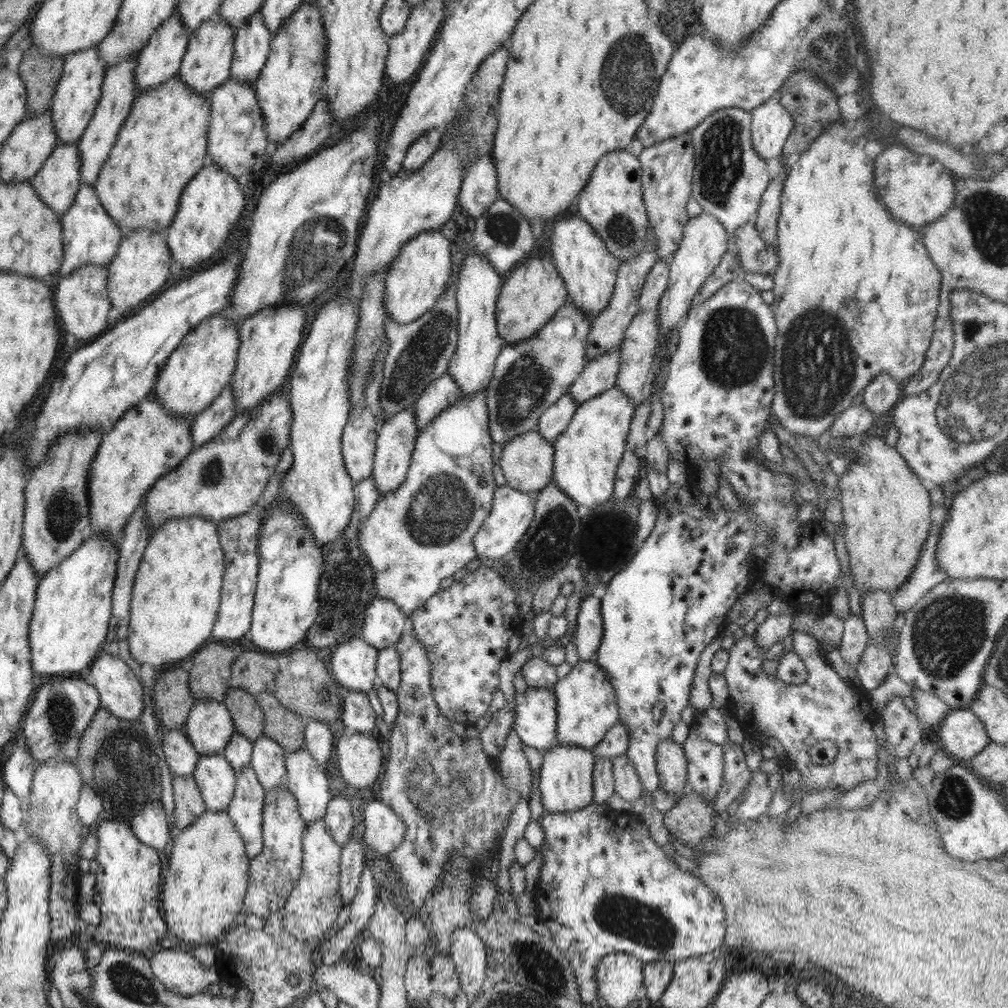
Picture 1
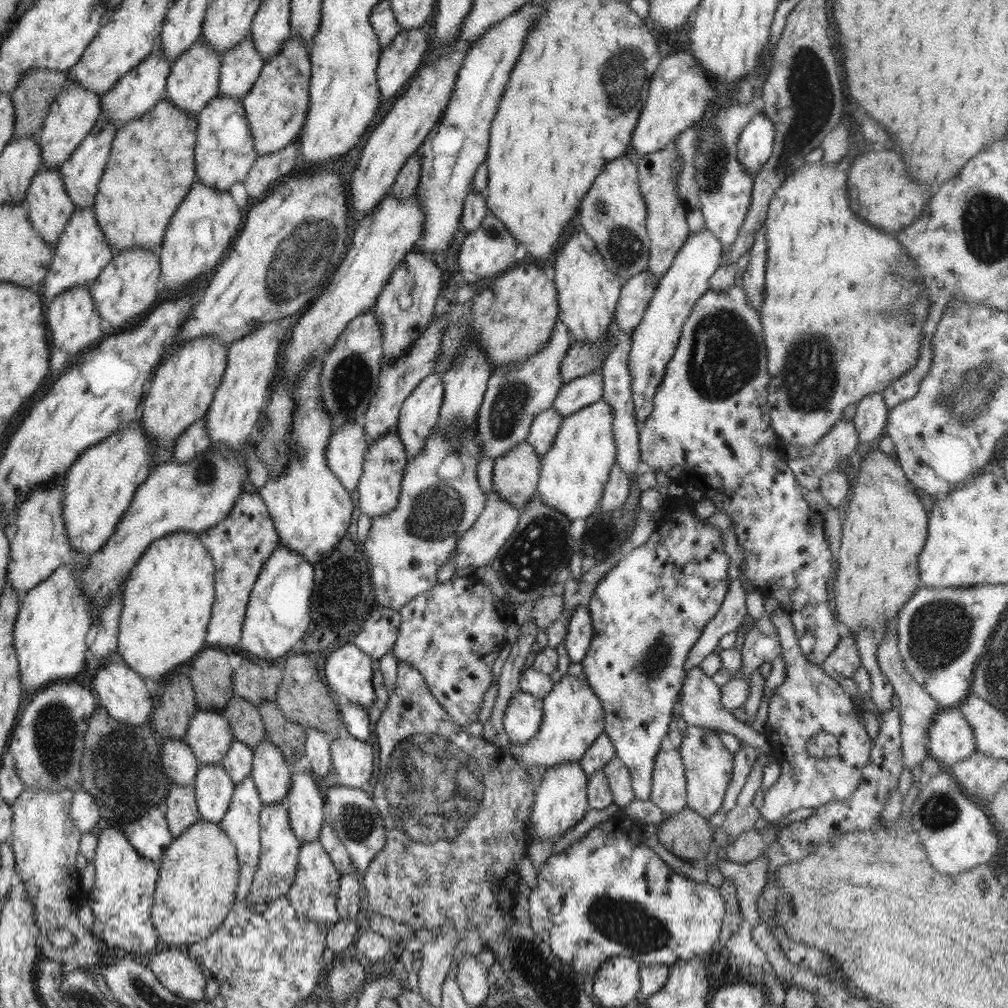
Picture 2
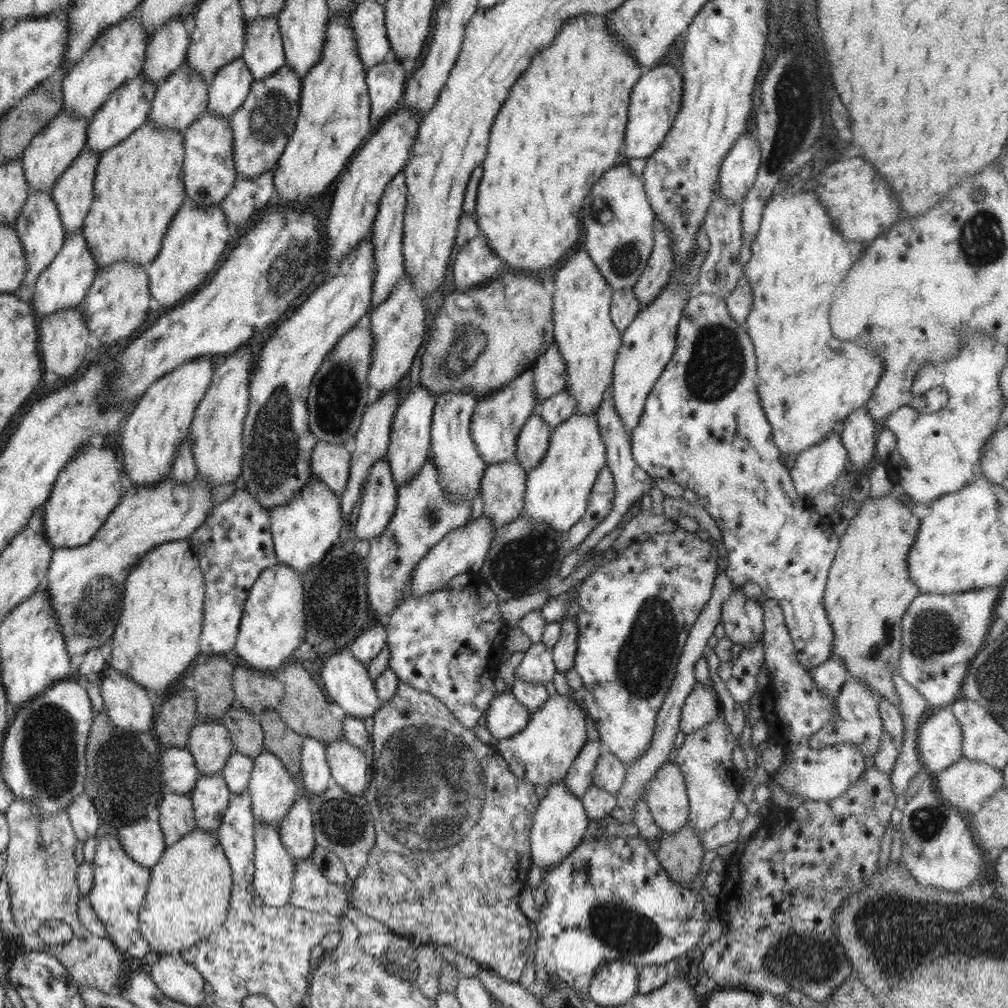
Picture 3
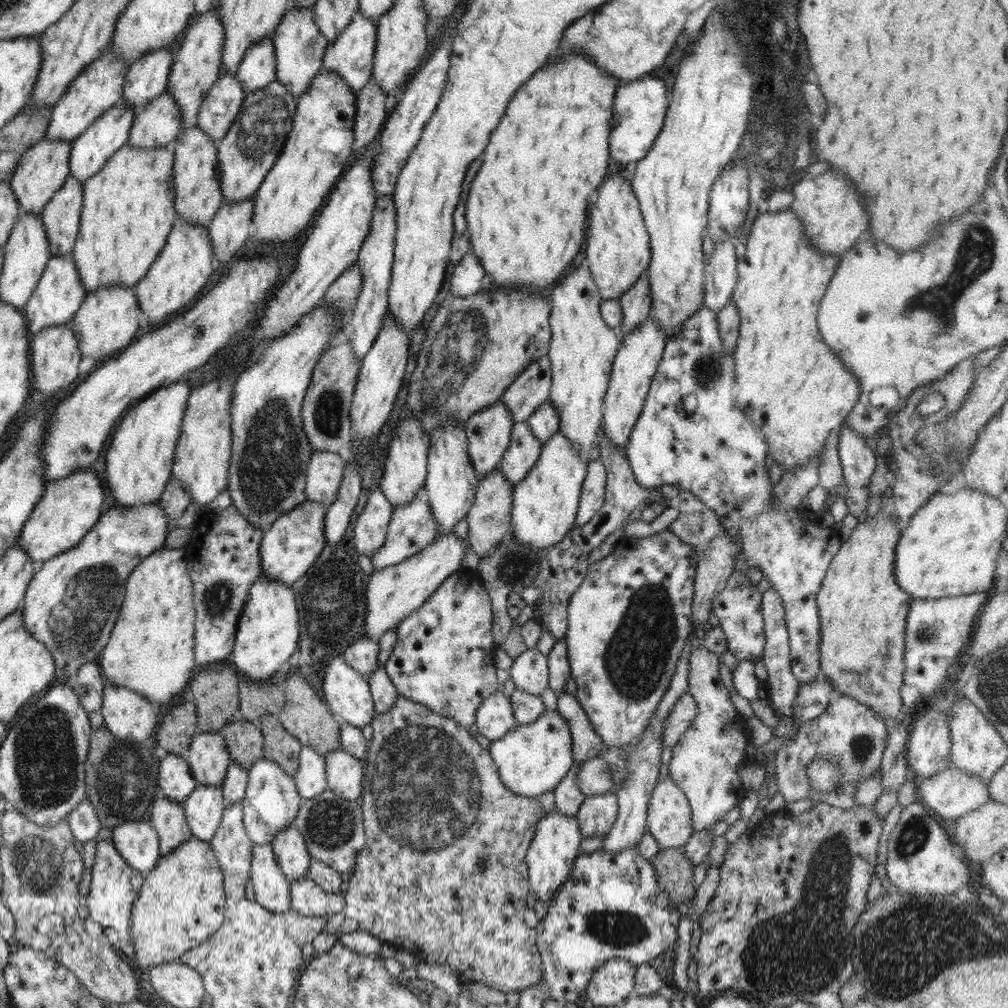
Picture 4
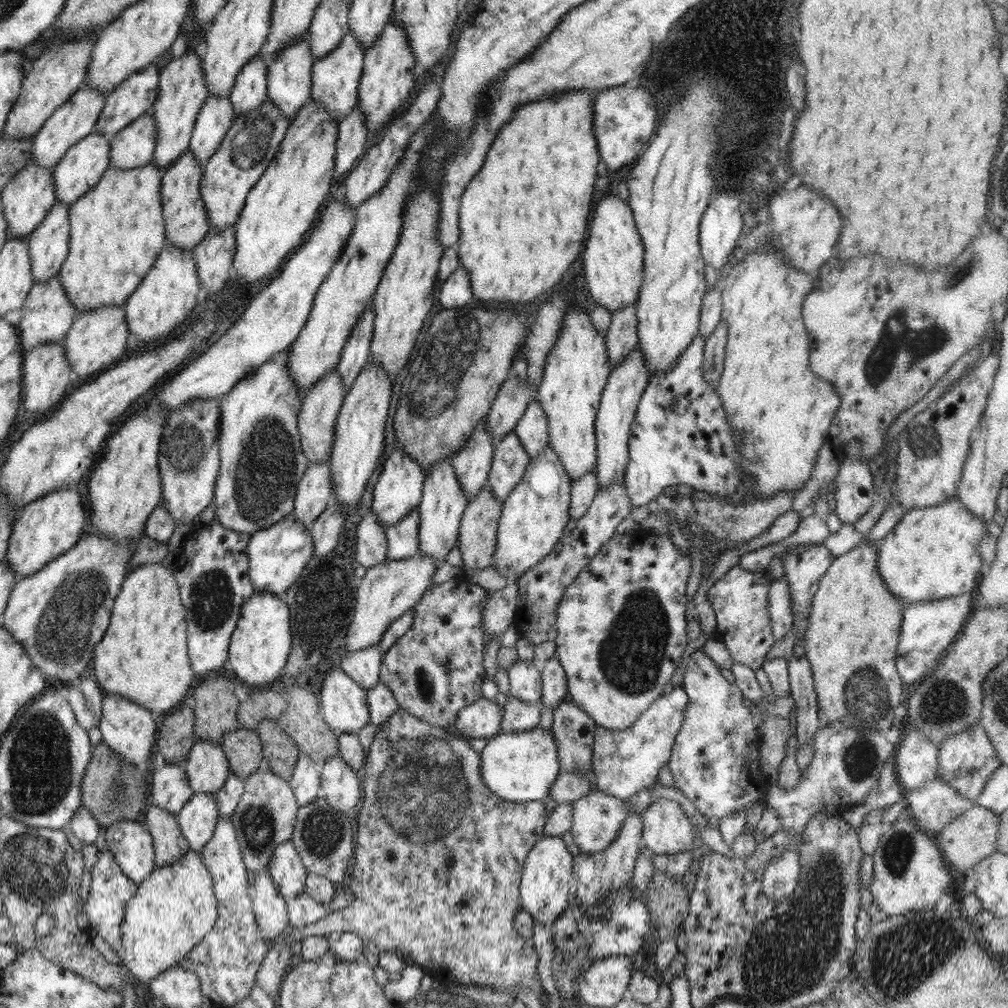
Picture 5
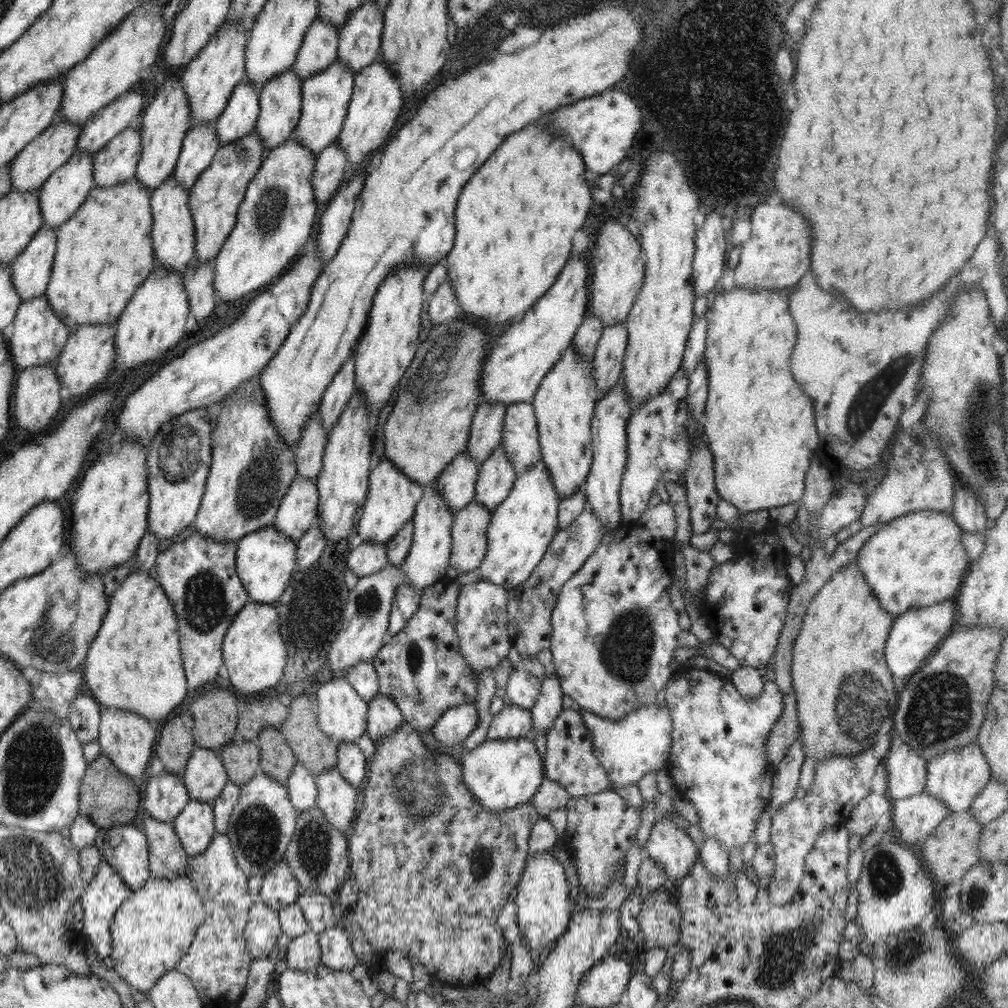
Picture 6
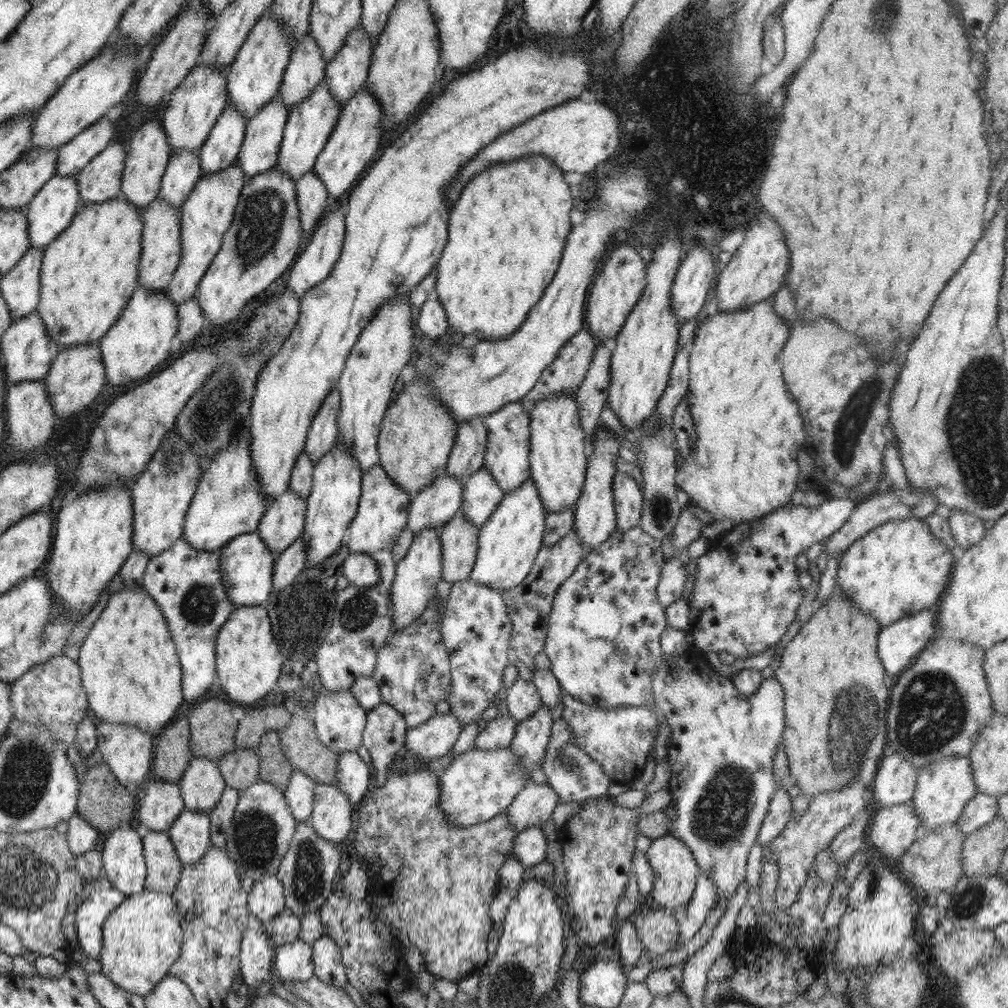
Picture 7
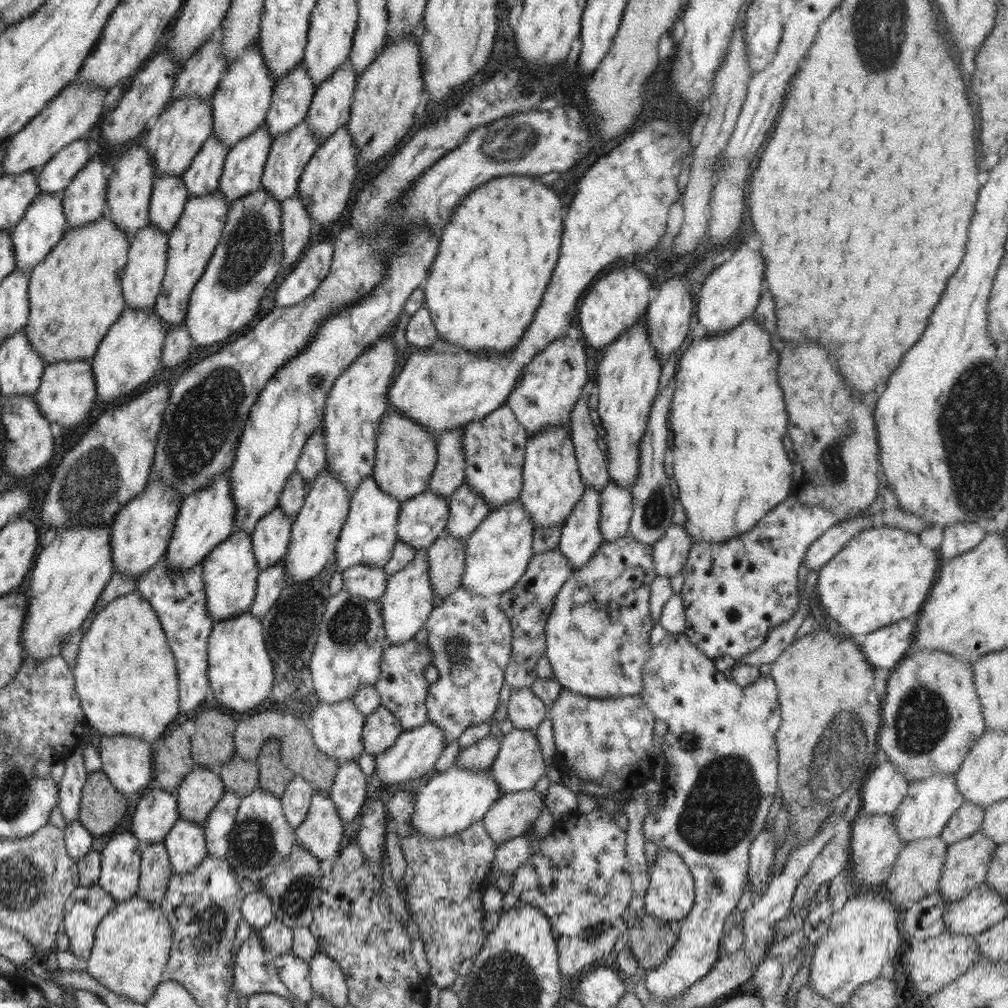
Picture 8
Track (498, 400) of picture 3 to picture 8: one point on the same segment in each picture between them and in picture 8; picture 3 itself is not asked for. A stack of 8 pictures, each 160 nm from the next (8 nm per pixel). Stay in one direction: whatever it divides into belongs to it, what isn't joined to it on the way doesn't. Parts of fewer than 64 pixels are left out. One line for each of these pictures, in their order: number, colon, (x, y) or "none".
4: (488, 432)
5: (472, 463)
6: (456, 483)
7: (432, 507)
8: (422, 519)

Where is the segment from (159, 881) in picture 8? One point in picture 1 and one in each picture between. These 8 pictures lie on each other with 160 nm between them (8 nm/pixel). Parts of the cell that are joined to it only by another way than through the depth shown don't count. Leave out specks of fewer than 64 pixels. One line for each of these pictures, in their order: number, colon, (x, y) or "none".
1: (188, 804)
2: (180, 808)
3: (177, 819)
4: (168, 819)
5: (169, 845)
6: (167, 858)
7: (163, 866)

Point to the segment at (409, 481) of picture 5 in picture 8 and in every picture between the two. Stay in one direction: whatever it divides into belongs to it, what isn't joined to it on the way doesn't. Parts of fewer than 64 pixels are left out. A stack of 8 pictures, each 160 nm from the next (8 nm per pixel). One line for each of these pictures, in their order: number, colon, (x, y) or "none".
6: (392, 497)
7: (383, 508)
8: (368, 536)

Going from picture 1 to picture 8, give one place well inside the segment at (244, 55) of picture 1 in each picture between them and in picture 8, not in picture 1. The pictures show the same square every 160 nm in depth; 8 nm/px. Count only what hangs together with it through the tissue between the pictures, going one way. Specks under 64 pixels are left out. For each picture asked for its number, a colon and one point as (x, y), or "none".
2: (240, 67)
3: (230, 86)
4: (221, 105)
5: (215, 118)
6: (200, 144)
7: (183, 171)
8: (169, 196)

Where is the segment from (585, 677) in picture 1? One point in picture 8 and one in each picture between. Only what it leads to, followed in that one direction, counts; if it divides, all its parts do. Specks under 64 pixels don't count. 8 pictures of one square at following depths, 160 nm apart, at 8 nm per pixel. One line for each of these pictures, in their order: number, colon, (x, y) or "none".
2: (574, 717)
3: (542, 754)
4: (532, 759)
5: (521, 766)
6: (501, 773)
7: (478, 786)
8: (453, 800)

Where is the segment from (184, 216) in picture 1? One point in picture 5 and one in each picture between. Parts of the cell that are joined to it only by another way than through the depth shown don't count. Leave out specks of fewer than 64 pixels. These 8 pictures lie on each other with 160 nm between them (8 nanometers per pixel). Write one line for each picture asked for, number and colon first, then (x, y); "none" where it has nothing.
2: (198, 234)
3: (197, 236)
4: (177, 276)
5: (168, 293)

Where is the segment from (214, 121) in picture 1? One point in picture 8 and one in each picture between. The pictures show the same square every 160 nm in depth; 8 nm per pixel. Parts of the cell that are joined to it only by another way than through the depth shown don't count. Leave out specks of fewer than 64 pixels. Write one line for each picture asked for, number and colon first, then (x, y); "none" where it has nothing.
2: (224, 149)
3: (209, 174)
4: (196, 180)
5: (187, 222)
6: (173, 233)
7: (161, 245)
8: (141, 279)

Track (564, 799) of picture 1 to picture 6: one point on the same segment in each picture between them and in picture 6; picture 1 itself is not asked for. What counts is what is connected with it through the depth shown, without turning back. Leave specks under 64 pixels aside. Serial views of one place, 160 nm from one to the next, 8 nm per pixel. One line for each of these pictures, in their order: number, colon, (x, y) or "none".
2: (561, 802)
3: (560, 823)
4: (556, 843)
5: (549, 866)
6: (543, 909)

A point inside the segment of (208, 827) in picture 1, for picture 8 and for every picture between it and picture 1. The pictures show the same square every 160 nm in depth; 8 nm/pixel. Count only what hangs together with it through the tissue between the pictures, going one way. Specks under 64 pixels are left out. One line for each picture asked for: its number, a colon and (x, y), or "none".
2: (198, 877)
3: (187, 899)
4: (181, 902)
5: (173, 909)
6: (152, 930)
7: (142, 937)
8: (132, 942)

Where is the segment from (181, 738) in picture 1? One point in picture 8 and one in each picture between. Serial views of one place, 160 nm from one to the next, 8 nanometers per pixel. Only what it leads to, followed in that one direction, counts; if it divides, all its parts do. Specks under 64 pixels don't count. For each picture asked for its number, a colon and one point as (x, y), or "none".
2: (180, 765)
3: (180, 774)
4: (175, 778)
5: (170, 789)
6: (165, 797)
7: (162, 803)
8: (155, 814)

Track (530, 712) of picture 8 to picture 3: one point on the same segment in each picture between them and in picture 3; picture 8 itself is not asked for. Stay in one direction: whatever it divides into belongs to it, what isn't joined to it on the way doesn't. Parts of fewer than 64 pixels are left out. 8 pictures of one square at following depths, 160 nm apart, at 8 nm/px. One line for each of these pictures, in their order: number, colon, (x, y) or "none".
3: (537, 666)
4: (530, 673)
5: (525, 677)
6: (523, 689)
7: (523, 701)

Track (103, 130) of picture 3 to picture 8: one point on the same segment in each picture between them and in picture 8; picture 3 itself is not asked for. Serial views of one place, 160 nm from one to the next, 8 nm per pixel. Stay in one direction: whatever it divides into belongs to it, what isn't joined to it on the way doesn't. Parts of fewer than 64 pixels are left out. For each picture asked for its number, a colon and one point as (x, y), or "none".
4: (106, 135)
5: (85, 162)
6: (63, 193)
7: (51, 211)
8: (44, 223)

